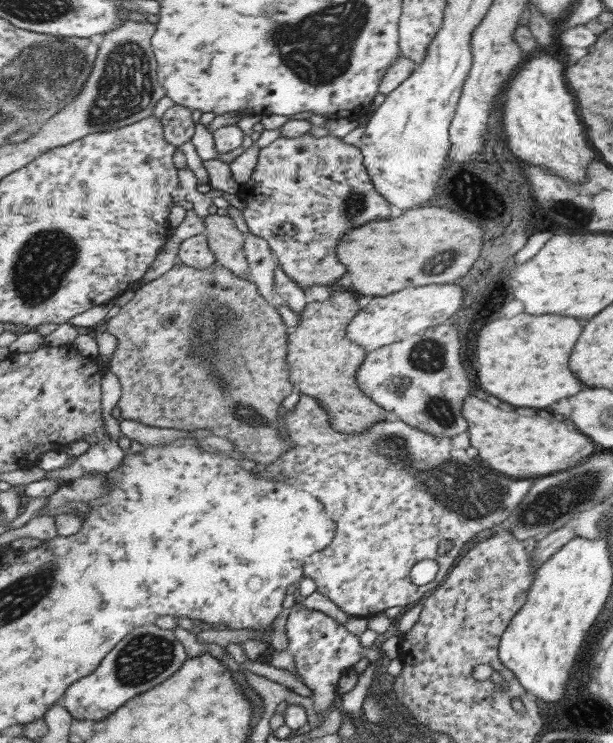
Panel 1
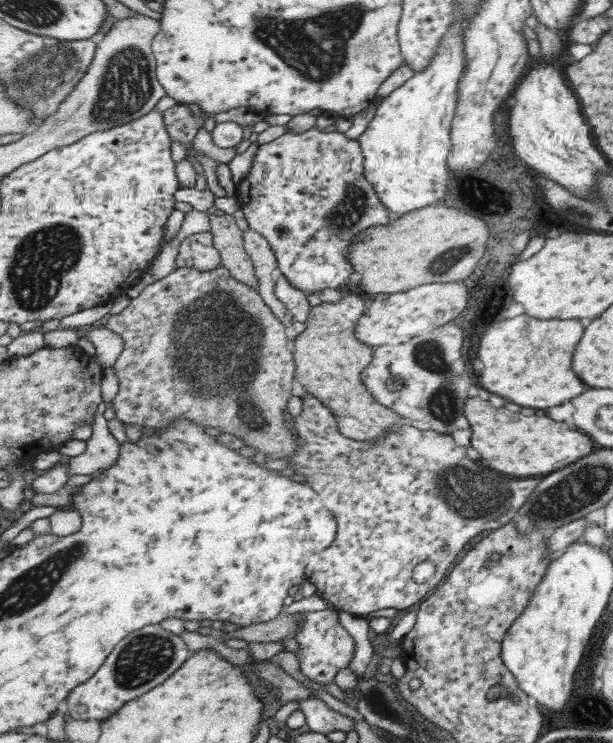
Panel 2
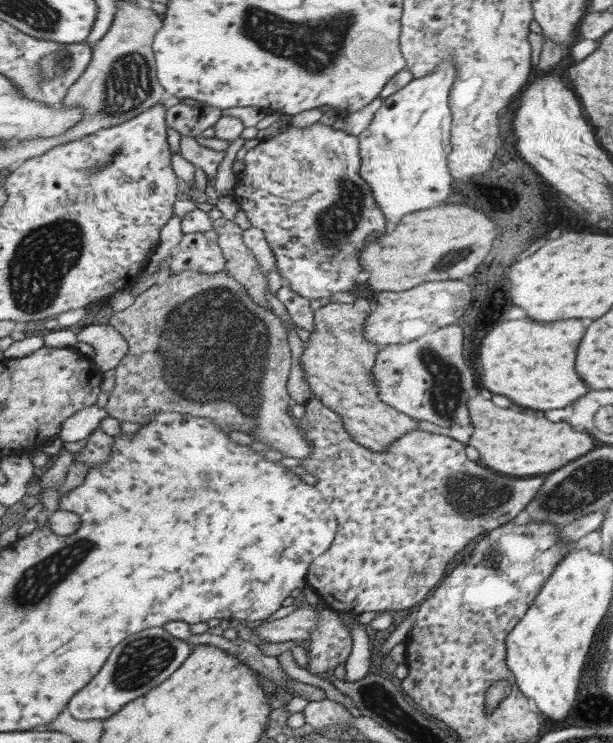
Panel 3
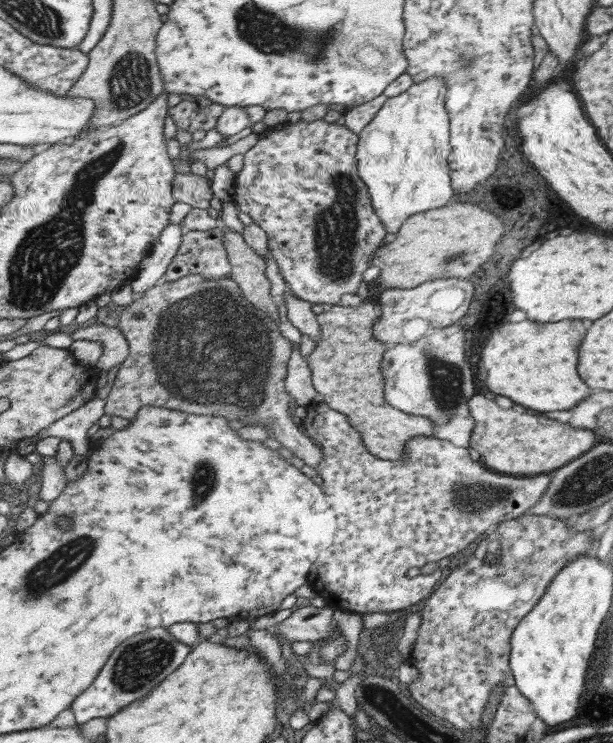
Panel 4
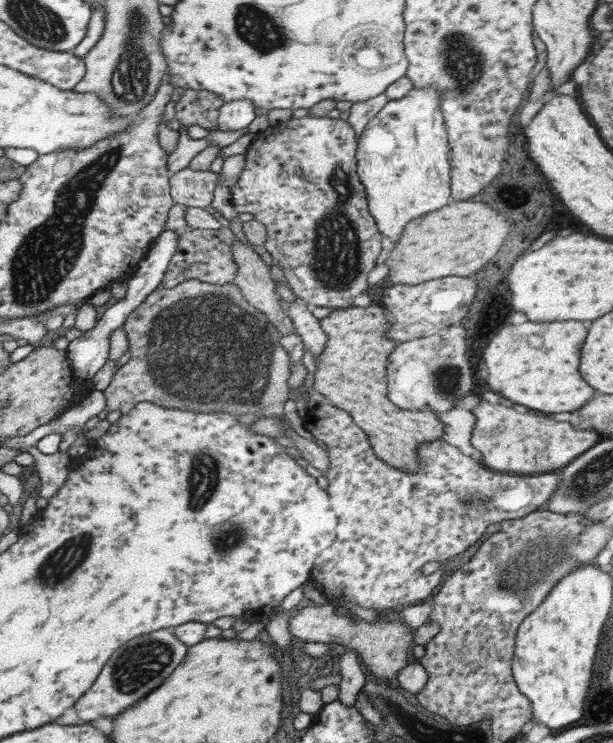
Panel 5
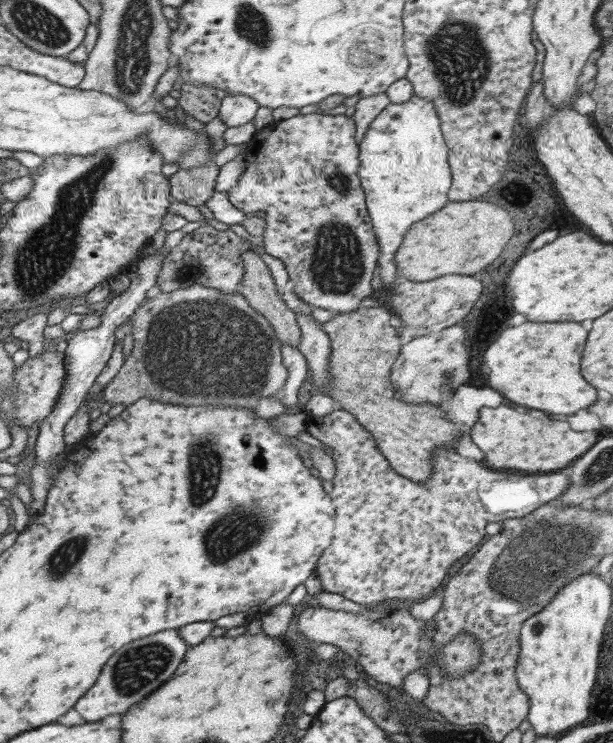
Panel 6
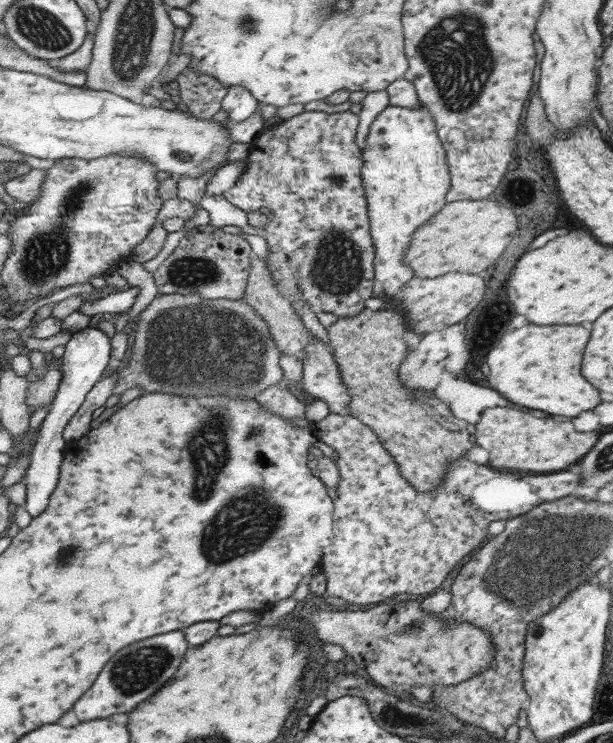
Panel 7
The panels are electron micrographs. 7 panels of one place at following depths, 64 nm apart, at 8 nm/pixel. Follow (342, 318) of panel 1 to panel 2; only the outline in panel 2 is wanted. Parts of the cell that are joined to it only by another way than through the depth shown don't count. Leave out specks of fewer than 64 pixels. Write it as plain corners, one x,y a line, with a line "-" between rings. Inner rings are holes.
347,292
341,302
325,302
313,306
307,330
297,336
293,352
297,364
297,384
305,388
307,394
323,400
323,404
331,408
331,414
339,420
339,430
347,438
373,444
379,442
379,438
383,438
387,432
403,426
405,420
403,416
397,416
395,412
383,408
383,404
371,396
371,390
363,380
363,370
373,362
375,350
357,340
357,322
365,312
367,310
361,298

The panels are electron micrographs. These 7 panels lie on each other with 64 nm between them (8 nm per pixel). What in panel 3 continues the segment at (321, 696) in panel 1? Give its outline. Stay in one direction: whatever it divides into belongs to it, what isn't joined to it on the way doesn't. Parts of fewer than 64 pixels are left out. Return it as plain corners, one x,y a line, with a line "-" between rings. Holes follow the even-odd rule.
333,608
321,610
319,630
305,642
311,674
323,676
329,670
345,664
353,652
353,638
339,620
339,612

